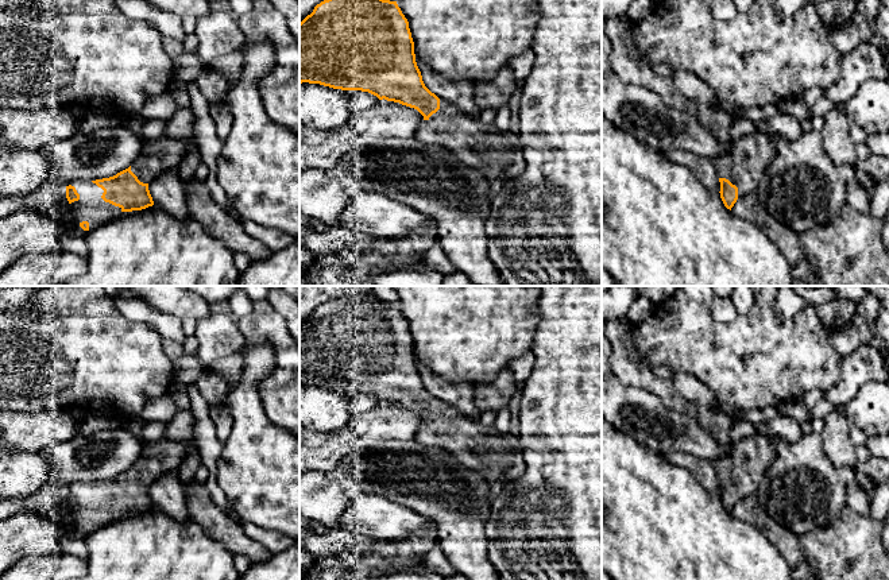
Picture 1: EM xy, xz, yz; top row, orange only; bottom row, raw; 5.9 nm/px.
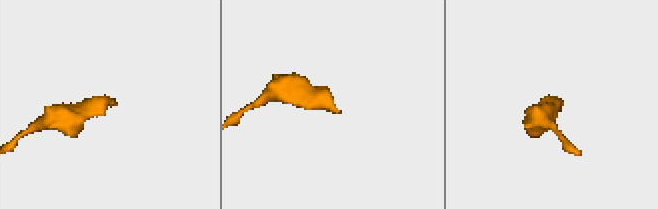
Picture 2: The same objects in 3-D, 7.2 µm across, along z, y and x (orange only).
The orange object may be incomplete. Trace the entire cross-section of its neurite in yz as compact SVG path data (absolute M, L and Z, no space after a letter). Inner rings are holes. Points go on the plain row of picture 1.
M759 434L734 442L733 452L715 463L719 495L727 511L731 513L738 500L757 491L774 460L772 441Z

